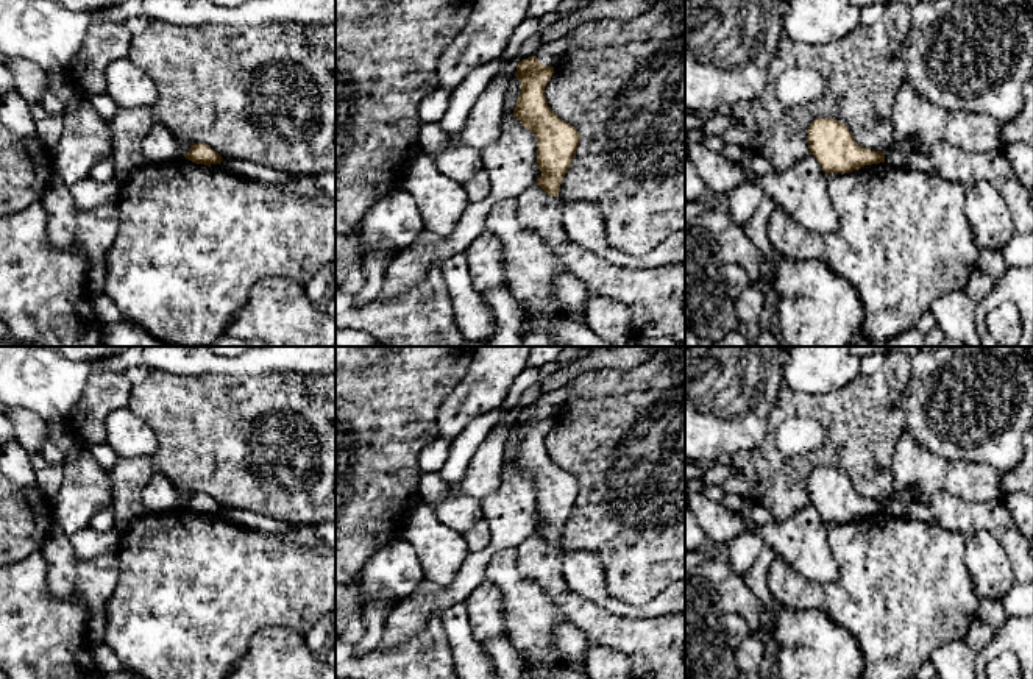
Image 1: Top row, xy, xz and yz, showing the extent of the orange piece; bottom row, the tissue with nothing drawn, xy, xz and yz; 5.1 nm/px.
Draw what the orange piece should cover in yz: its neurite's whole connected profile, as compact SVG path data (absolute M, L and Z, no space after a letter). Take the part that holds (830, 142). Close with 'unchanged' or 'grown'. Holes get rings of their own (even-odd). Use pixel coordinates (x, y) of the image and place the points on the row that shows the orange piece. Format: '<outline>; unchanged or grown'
M816 119L808 126L810 155L829 173L849 173L885 162L885 153L858 145L847 126L836 119Z; unchanged

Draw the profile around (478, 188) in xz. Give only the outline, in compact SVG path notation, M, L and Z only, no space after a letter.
M482 169L474 173L470 180L462 183L463 190L467 192L468 203L479 203L490 195L490 176Z

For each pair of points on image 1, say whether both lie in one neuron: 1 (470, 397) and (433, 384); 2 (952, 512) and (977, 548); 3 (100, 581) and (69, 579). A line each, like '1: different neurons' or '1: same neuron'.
1: different neurons
2: different neurons
3: same neuron

